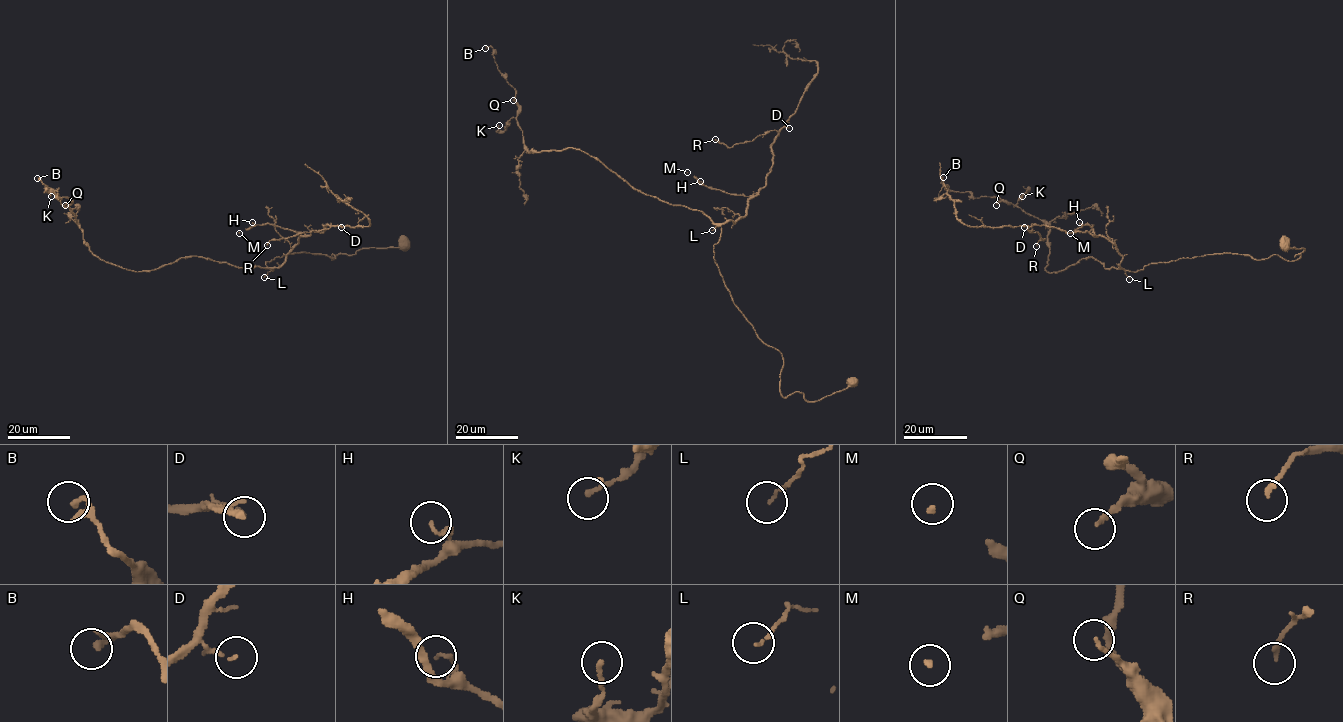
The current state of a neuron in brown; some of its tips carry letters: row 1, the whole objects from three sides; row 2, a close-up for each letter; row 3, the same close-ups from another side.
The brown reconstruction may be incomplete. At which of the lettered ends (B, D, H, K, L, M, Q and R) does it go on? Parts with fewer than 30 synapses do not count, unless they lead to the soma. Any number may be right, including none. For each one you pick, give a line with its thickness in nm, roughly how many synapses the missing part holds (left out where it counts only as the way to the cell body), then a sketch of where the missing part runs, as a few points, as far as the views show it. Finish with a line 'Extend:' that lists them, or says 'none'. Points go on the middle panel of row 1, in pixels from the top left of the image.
M: 120 nm | 35 syn | (687, 172), (675, 134), (680, 118), (677, 114), (665, 124), (666, 129)
Extend: M

